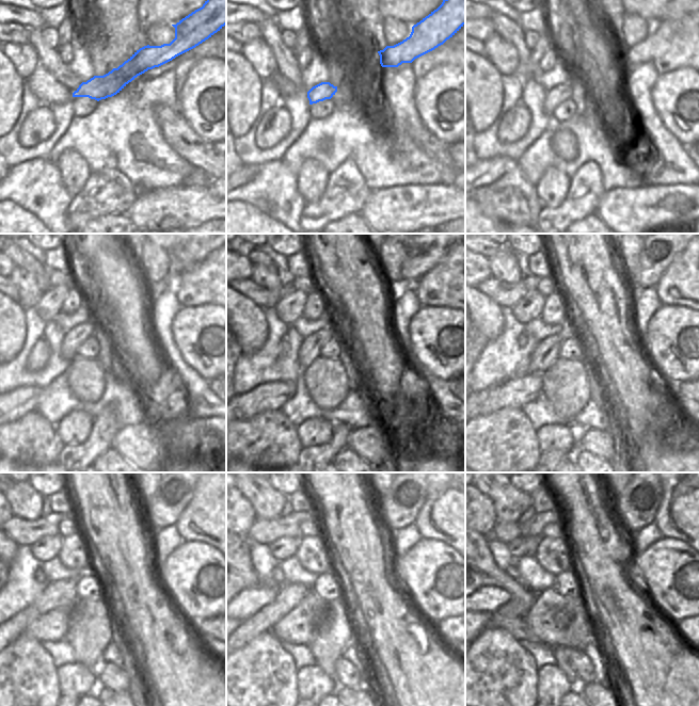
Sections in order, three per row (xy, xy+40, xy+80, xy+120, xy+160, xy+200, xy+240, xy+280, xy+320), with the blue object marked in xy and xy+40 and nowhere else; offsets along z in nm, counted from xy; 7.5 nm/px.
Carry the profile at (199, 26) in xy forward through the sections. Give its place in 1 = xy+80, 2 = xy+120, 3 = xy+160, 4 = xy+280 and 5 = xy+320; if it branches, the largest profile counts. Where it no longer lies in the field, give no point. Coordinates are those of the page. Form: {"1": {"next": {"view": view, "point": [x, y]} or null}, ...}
{"1": {"next": {"view": "xy+80", "point": [657, 43]}}, "2": {"next": {"view": "xy+120", "point": [75, 337]}}, "3": {"next": {"view": "xy+160", "point": [310, 349]}}, "4": {"next": {"view": "xy+280", "point": [289, 595]}}, "5": {"next": {"view": "xy+320", "point": [518, 605]}}}

